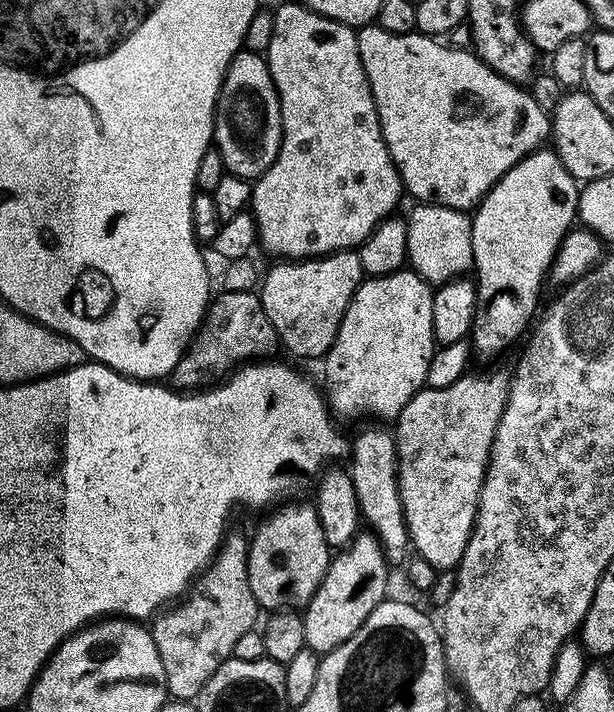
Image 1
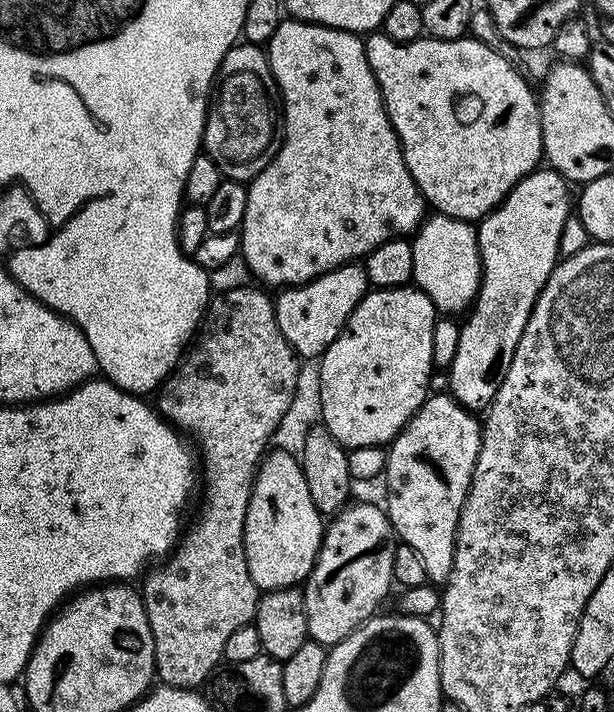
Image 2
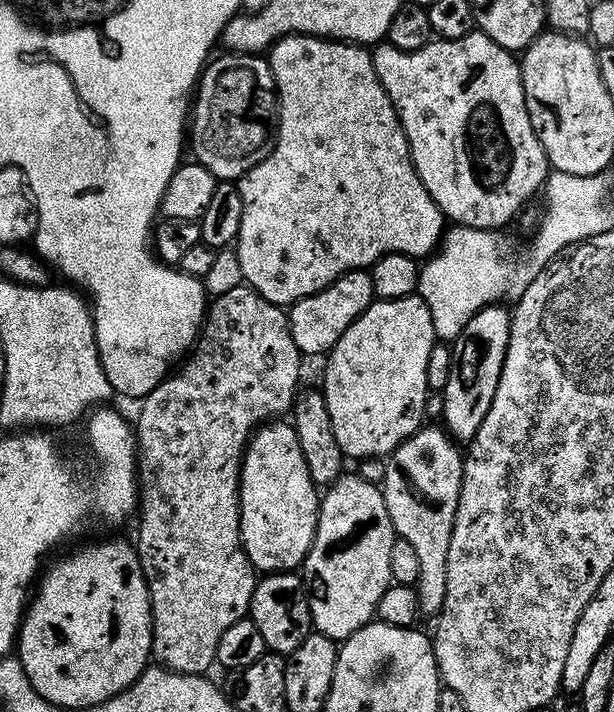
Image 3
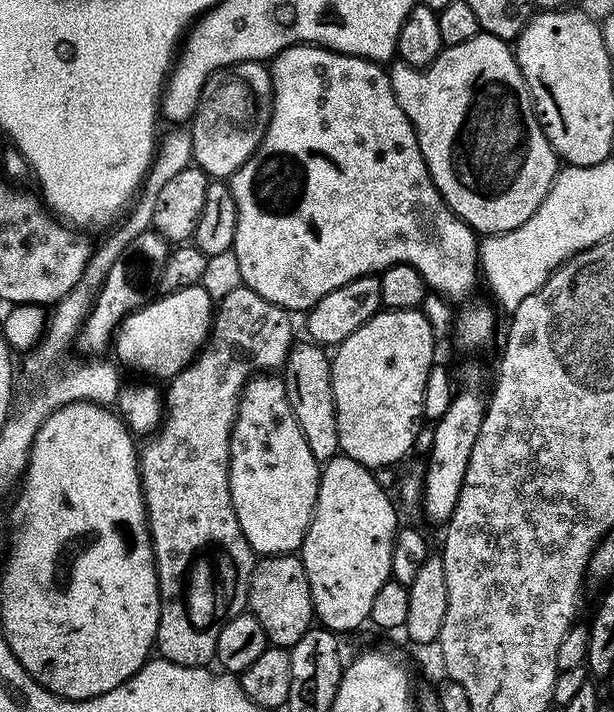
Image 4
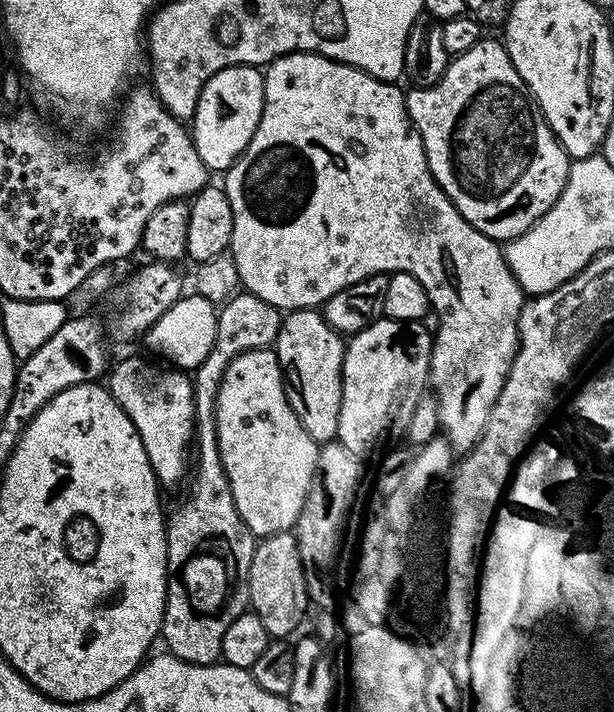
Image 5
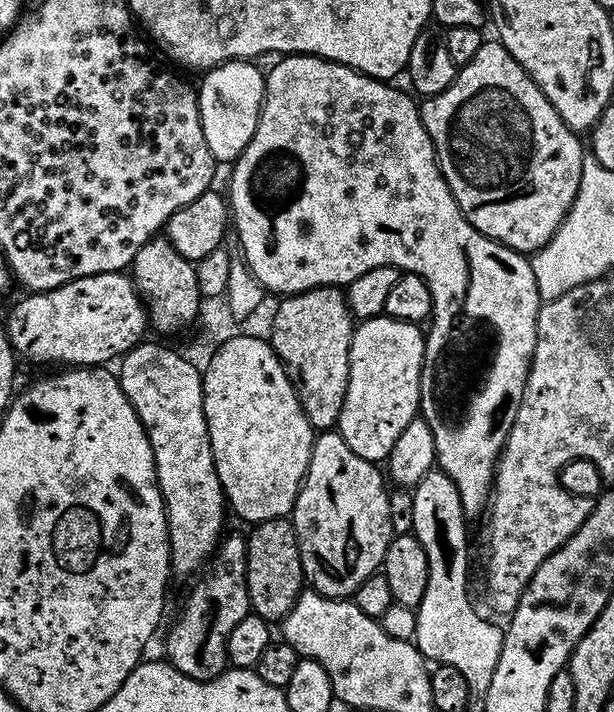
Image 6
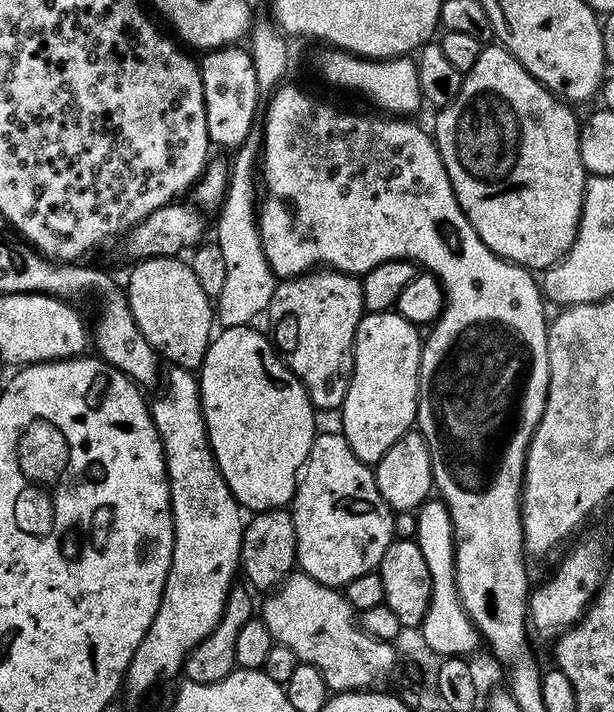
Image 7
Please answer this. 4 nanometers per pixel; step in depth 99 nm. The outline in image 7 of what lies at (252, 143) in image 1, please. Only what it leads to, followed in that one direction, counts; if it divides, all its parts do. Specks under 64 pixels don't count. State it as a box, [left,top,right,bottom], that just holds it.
[199,46,262,150]

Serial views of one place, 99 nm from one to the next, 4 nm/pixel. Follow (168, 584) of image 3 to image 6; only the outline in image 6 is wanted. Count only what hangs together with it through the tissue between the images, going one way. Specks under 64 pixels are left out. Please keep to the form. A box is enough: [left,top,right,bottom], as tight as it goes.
[167,535,250,680]

